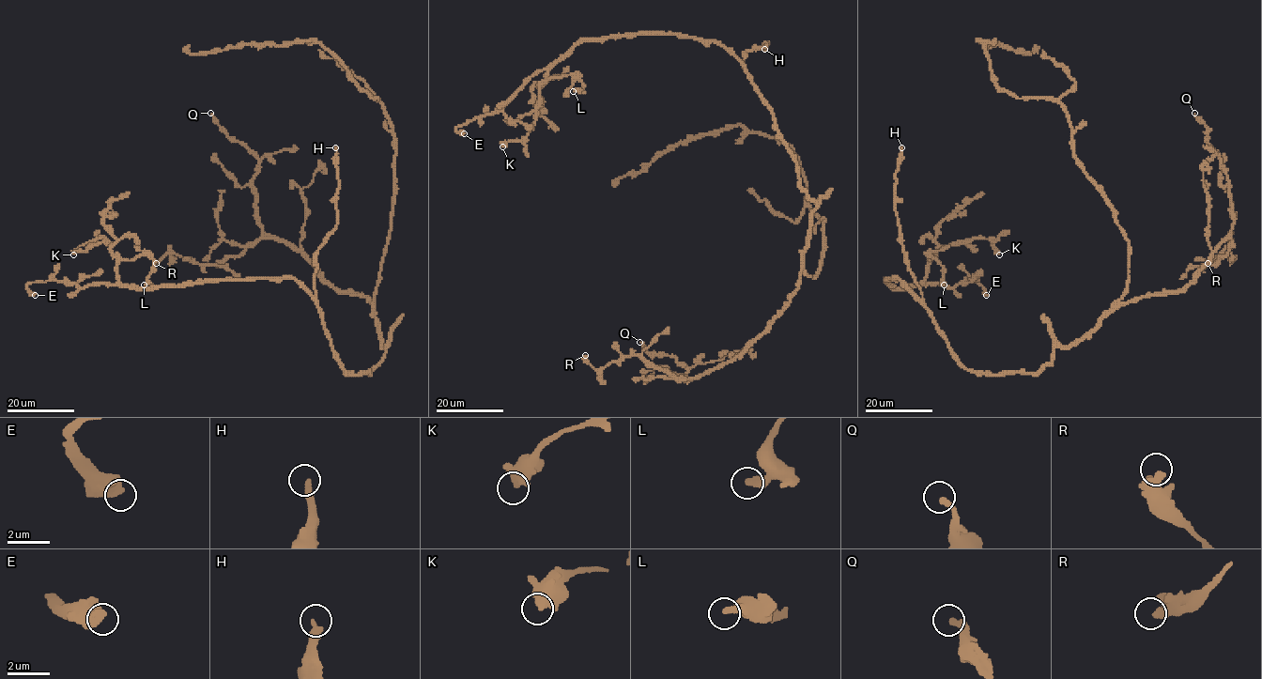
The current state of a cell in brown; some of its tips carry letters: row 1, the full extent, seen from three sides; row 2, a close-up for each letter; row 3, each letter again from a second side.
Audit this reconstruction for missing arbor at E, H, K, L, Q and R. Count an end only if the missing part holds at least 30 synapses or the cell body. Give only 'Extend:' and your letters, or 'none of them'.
Extend: H

